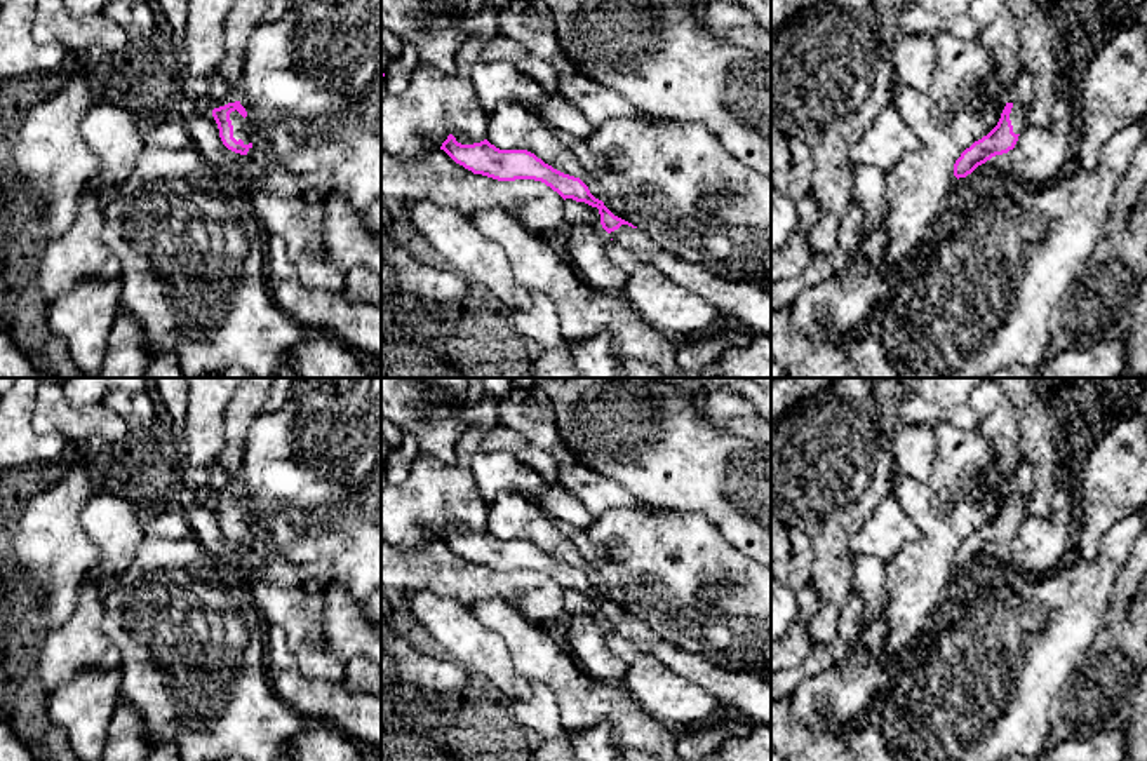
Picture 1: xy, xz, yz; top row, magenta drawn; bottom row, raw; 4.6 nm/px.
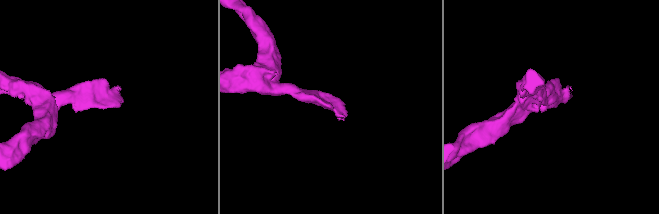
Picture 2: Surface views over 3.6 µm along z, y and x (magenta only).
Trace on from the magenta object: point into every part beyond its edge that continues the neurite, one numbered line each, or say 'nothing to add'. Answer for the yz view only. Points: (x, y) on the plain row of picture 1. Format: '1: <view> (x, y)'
1: yz (1019, 502)

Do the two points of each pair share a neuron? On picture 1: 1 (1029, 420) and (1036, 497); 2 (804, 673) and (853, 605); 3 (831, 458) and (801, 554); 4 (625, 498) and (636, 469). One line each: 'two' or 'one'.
1: one
2: one
3: two
4: two

